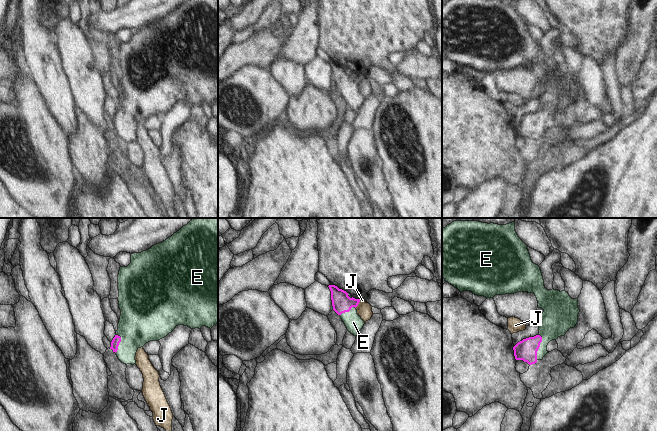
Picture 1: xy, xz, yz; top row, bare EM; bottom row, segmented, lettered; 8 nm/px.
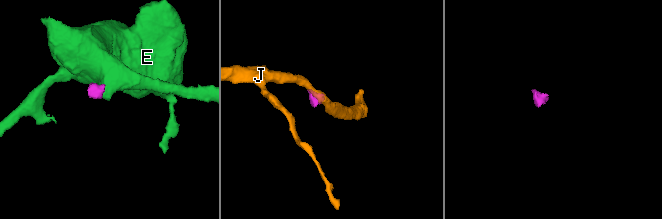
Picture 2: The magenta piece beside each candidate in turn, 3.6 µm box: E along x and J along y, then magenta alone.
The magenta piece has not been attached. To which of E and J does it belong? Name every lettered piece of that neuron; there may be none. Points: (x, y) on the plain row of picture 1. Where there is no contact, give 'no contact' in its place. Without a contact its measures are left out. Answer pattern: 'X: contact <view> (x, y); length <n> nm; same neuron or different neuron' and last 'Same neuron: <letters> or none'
E: contact yz (539, 122); length 200 nm; same neuron
J: contact xz (358, 79); length 80 nm; different neuron
Same neuron: E

